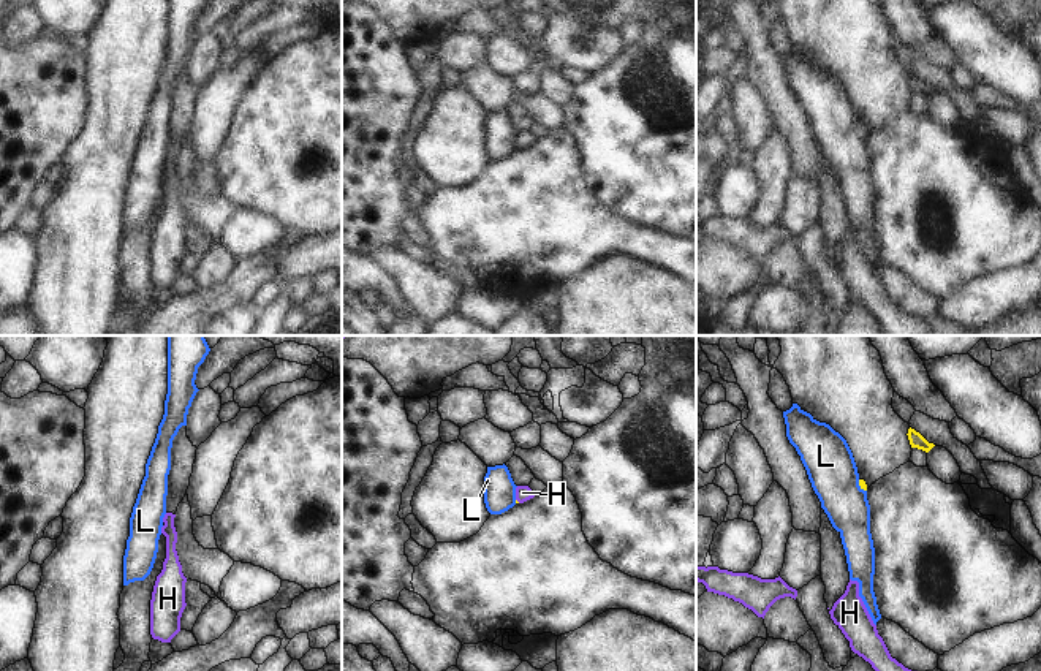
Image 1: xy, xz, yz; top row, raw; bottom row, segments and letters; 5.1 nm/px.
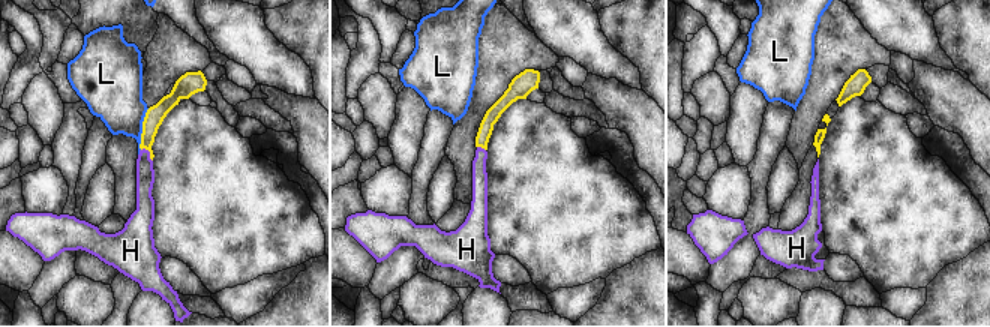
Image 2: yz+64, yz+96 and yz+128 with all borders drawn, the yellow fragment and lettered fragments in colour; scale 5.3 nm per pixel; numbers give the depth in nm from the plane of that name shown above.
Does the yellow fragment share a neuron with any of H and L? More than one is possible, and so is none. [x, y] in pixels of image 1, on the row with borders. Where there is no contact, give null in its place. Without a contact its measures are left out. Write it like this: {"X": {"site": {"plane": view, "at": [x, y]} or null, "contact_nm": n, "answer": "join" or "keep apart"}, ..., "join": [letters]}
{"H": {"site": null, "answer": "join"}, "L": {"site": {"plane": "yz", "at": [861, 486]}, "contact_nm": 80, "answer": "keep apart"}, "join": ["H"]}

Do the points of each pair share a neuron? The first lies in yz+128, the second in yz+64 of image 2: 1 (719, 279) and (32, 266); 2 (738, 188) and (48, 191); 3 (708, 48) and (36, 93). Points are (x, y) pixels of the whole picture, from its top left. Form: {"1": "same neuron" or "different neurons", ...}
{"1": "different neurons", "2": "same neuron", "3": "different neurons"}

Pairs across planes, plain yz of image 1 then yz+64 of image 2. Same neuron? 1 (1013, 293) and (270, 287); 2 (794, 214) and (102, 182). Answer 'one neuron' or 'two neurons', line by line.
1: one neuron
2: one neuron

